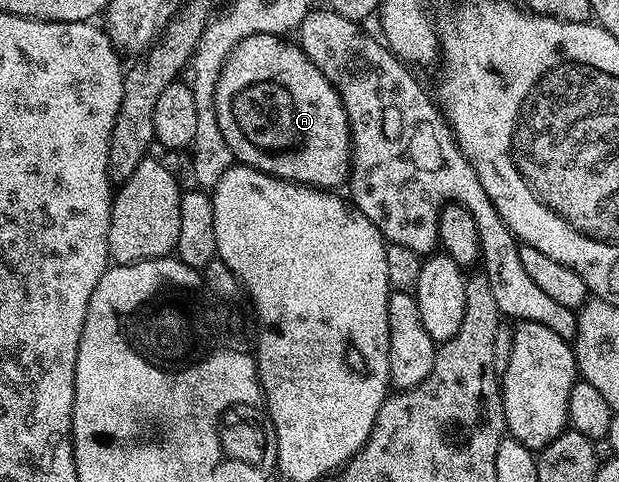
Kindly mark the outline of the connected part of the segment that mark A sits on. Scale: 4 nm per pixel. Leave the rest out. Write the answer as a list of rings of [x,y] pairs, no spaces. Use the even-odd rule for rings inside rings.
[[[253,35],[240,45],[232,49],[232,53],[226,58],[226,63],[217,72],[218,79],[214,83],[214,108],[216,109],[216,121],[220,121],[220,133],[224,133],[224,141],[228,141],[228,149],[232,149],[235,160],[243,167],[260,169],[264,173],[274,175],[278,179],[286,179],[289,183],[303,183],[306,187],[320,187],[323,189],[338,189],[345,184],[350,177],[350,126],[344,105],[336,93],[336,89],[312,65],[312,61],[302,51],[297,42],[281,35]]]

